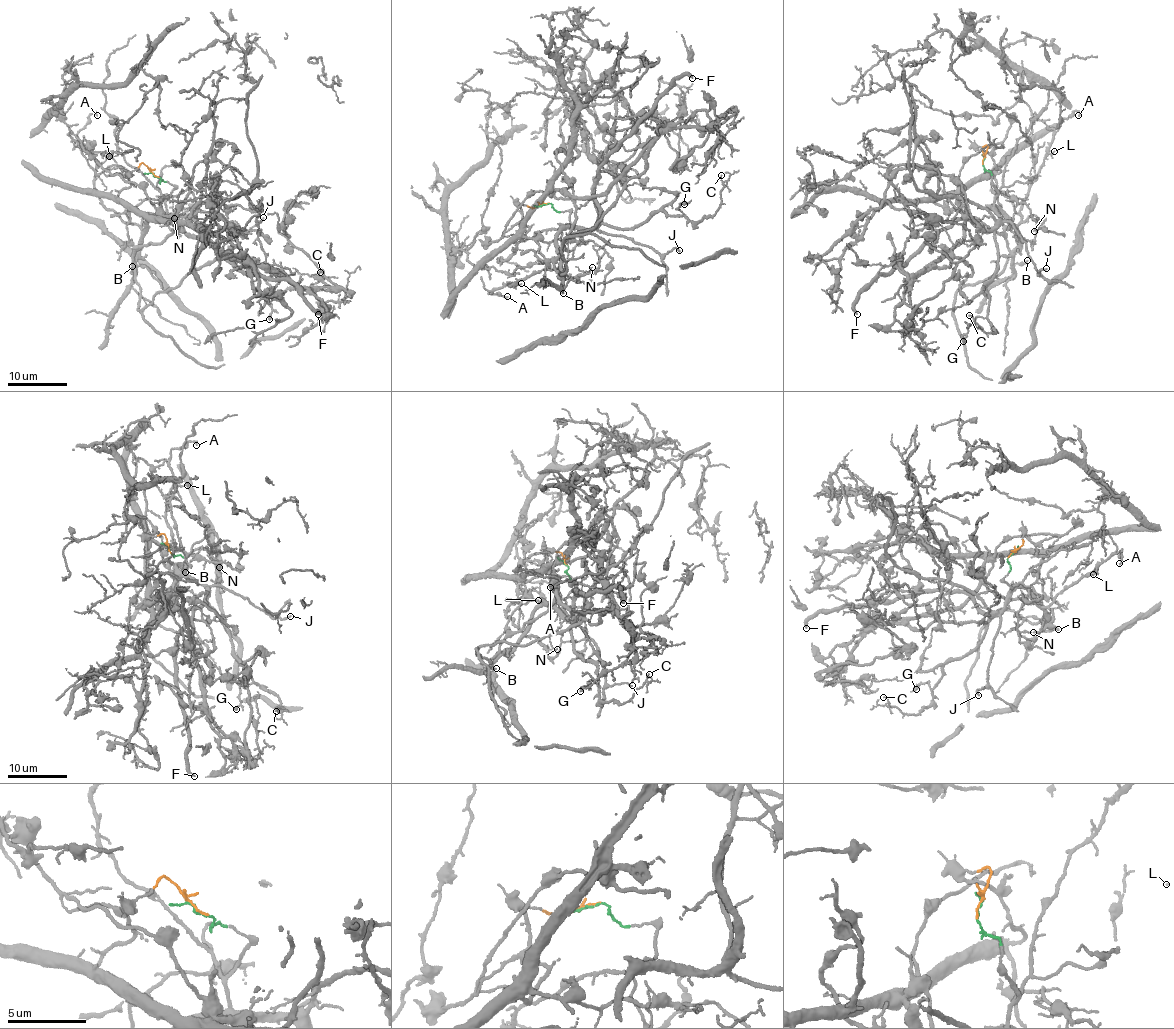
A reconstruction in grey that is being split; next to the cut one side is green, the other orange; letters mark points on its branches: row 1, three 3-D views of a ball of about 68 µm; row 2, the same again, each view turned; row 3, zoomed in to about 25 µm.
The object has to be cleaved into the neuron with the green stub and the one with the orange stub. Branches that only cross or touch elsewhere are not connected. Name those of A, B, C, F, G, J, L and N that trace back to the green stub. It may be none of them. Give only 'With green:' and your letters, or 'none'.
With green: A, B, C, F, G, J, L, N

